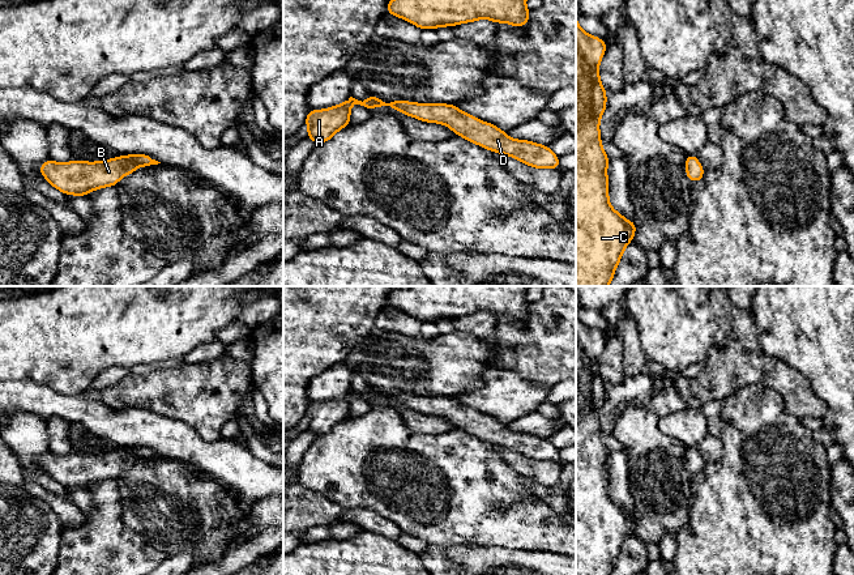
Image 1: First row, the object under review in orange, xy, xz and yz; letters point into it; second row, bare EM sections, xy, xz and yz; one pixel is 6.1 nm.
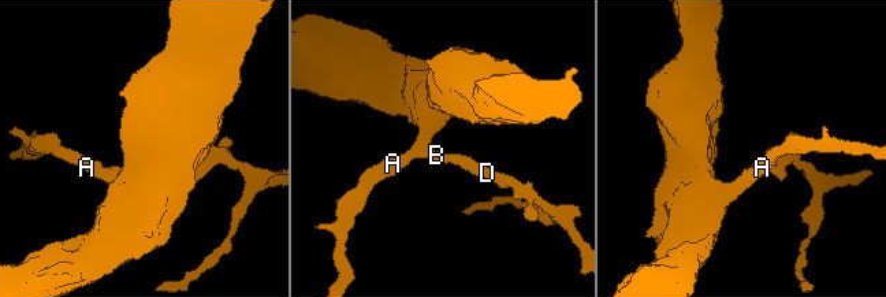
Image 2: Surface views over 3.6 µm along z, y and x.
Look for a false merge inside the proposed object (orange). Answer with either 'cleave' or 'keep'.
keep

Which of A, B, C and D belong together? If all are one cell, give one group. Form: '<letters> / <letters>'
A B C D

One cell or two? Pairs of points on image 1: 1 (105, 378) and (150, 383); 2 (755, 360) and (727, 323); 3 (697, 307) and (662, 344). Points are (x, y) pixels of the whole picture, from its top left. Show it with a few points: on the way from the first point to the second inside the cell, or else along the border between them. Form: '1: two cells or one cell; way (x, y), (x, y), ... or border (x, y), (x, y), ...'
1: two cells; border (129, 373), (99, 391)
2: one cell; way (746, 350), (737, 341), (737, 332)
3: one cell; way (688, 316), (671, 335)

